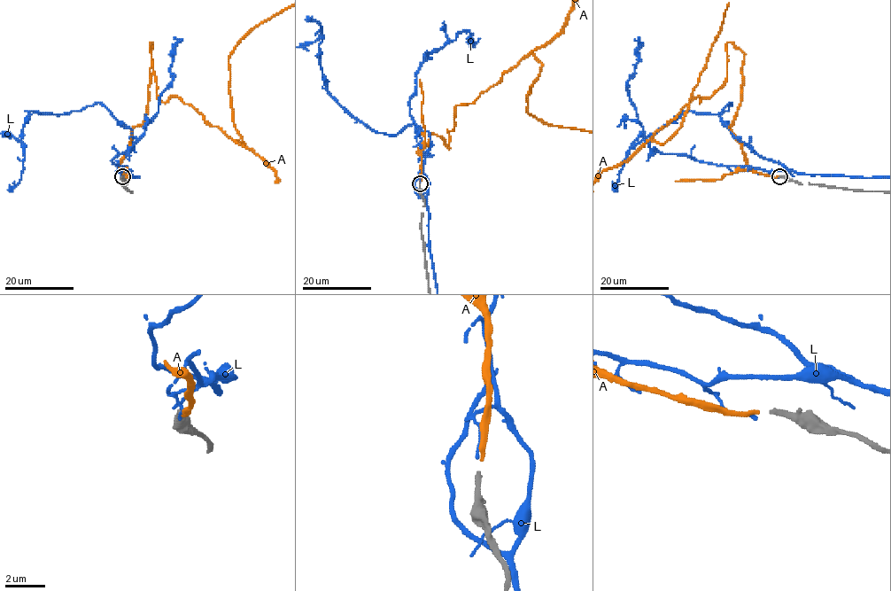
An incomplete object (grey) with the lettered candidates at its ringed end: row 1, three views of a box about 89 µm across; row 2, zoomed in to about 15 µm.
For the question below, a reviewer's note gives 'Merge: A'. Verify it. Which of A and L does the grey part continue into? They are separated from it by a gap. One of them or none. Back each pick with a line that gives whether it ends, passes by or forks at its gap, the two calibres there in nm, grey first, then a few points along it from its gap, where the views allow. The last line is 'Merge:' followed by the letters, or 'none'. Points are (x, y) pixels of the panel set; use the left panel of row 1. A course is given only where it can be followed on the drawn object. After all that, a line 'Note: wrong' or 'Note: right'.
A: it ends | 240/220 nm
Merge: A
Note: right

